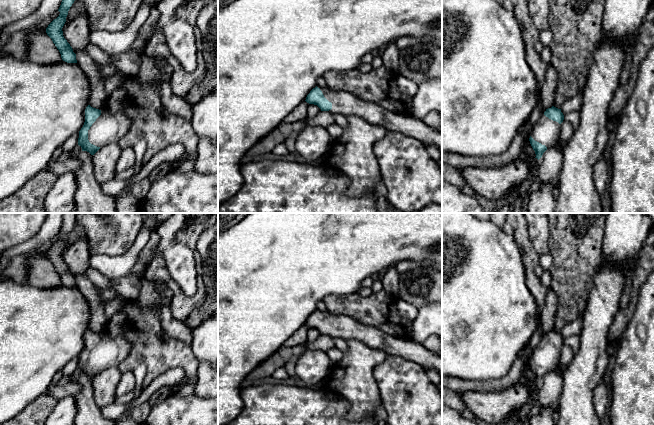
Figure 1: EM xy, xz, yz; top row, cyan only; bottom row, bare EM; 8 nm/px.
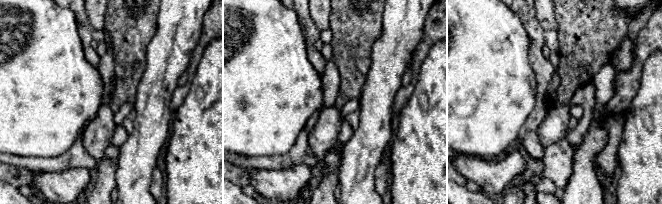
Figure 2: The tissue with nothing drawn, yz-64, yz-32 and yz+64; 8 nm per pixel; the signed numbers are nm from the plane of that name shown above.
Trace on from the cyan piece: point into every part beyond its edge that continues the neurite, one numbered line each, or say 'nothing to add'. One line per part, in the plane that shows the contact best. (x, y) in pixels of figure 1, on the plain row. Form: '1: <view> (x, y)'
1: xy (108, 352)

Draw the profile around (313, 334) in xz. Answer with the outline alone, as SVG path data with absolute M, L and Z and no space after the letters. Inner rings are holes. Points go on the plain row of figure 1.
M308 327L307 340L309 342L315 342L320 336L321 333L317 329Z

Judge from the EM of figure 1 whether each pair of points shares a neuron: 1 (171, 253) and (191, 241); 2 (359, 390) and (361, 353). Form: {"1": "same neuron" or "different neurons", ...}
{"1": "different neurons", "2": "same neuron"}

